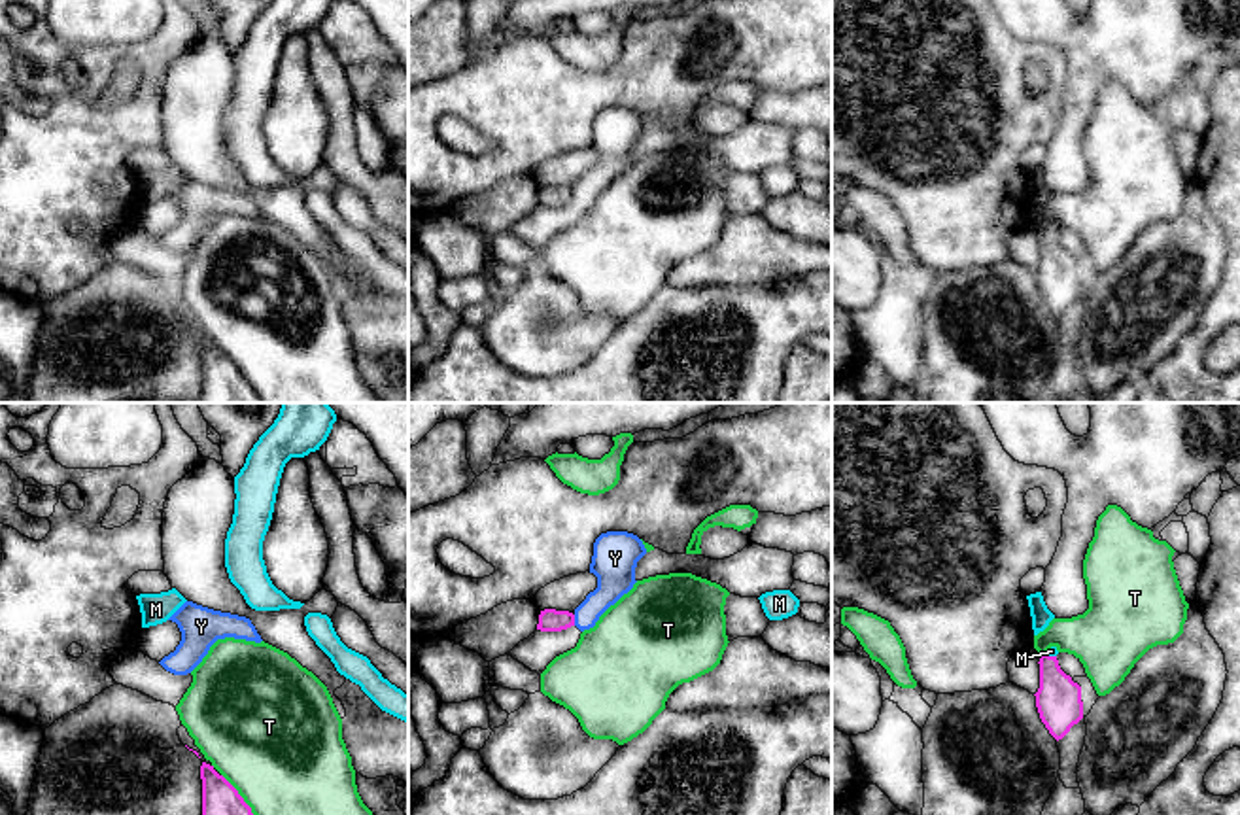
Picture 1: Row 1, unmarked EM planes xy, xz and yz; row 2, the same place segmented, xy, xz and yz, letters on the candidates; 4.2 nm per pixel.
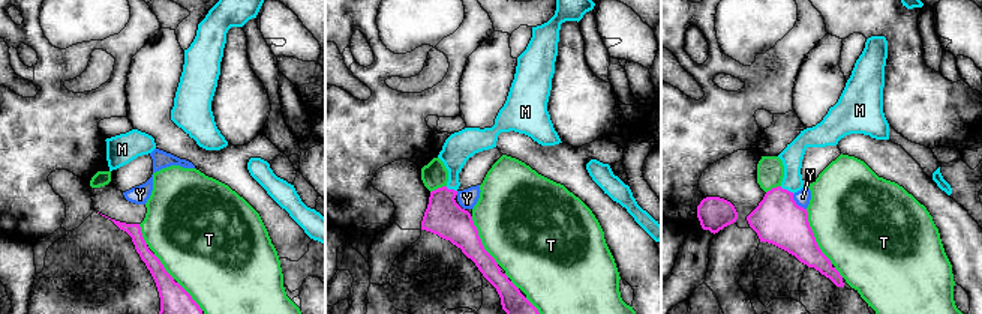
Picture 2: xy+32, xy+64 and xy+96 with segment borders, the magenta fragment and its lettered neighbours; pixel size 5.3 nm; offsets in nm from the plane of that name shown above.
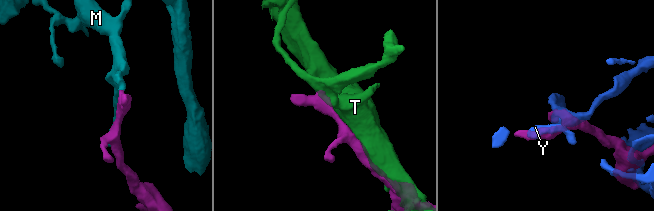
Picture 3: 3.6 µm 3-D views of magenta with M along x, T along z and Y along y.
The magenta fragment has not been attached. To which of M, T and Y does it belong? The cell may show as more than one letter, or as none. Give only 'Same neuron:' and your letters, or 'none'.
Same neuron: M

